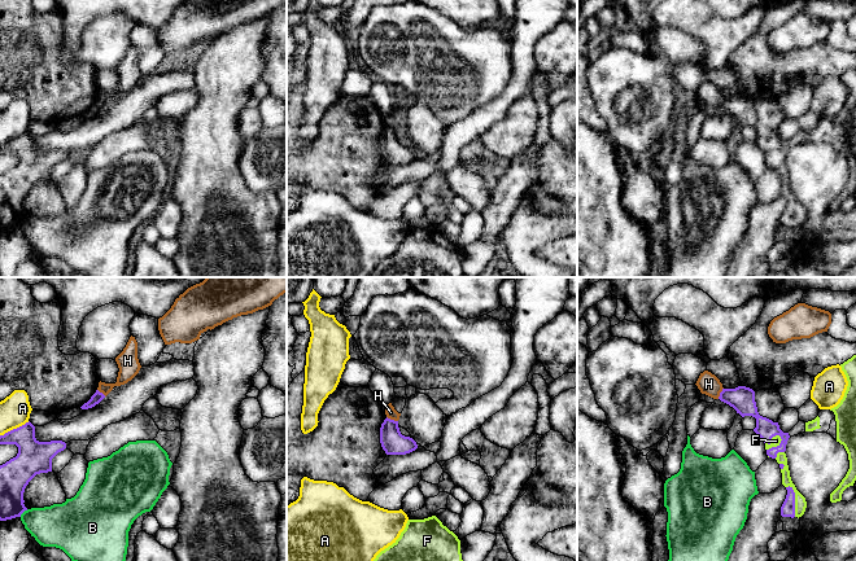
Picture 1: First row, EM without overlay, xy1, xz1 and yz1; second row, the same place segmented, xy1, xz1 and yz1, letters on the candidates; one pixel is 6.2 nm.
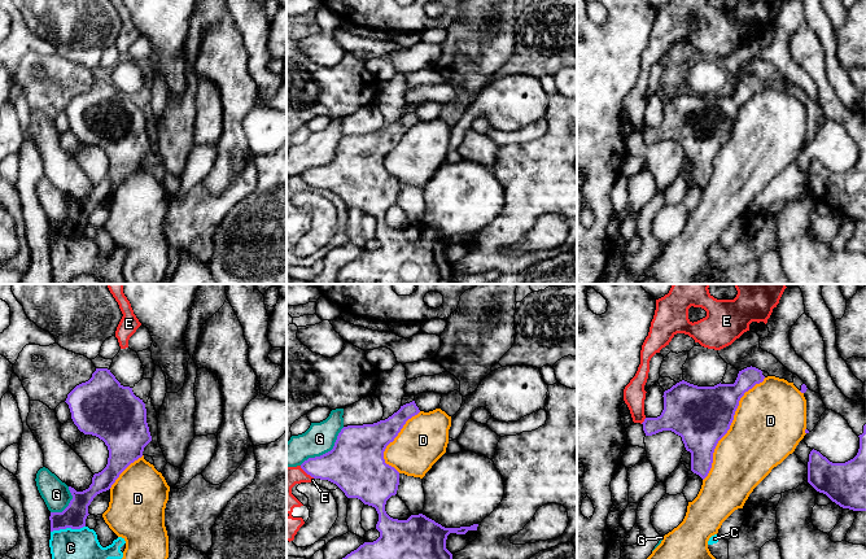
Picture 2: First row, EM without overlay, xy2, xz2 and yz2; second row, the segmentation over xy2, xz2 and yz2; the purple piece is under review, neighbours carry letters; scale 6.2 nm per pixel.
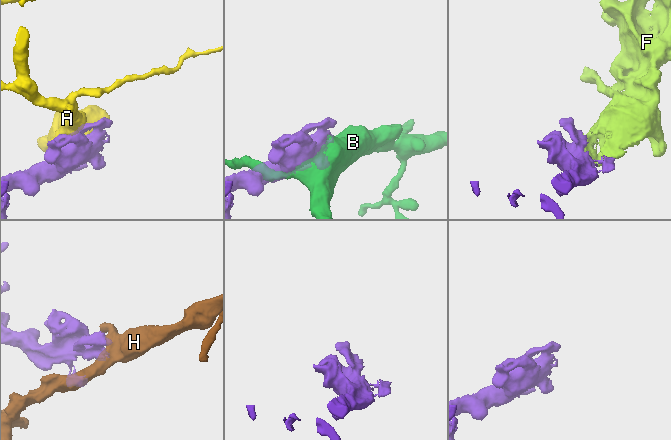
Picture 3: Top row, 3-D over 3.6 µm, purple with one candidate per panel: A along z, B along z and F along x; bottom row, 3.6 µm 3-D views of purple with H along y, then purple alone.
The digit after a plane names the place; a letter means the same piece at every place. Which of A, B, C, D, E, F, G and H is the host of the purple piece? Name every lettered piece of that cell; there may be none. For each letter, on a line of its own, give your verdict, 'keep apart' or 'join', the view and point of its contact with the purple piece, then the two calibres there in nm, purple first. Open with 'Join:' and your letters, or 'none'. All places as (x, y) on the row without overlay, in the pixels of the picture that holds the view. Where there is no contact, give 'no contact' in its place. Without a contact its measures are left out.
Join: F
A: keep apart; meets purple in xy1 at (14, 139); 200 nm thick on the purple side, 190 nm on the other
B: keep apart; meets purple in xy1 at (23, 220); 190 nm thick on the purple side, 280 nm on the other
C: keep apart; meets purple in xy2 at (68, 236); 150 nm thick on the purple side, 240 nm on the other
D: keep apart; meets purple in yz2 at (729, 136); 360 nm thick on the purple side, 440 nm on the other
E: keep apart; meets purple in yz2 at (644, 130); 260 nm thick on the purple side, 140 nm on the other
F: join; meets purple in yz1 at (777, 156); 120 nm thick on the purple side, 60 nm on the other
G: keep apart; meets purple in xz2 at (326, 162); 360 nm thick on the purple side, 190 nm on the other
H: keep apart; meets purple in xz1 at (392, 130); 150 nm thick on the purple side, 70 nm on the other

